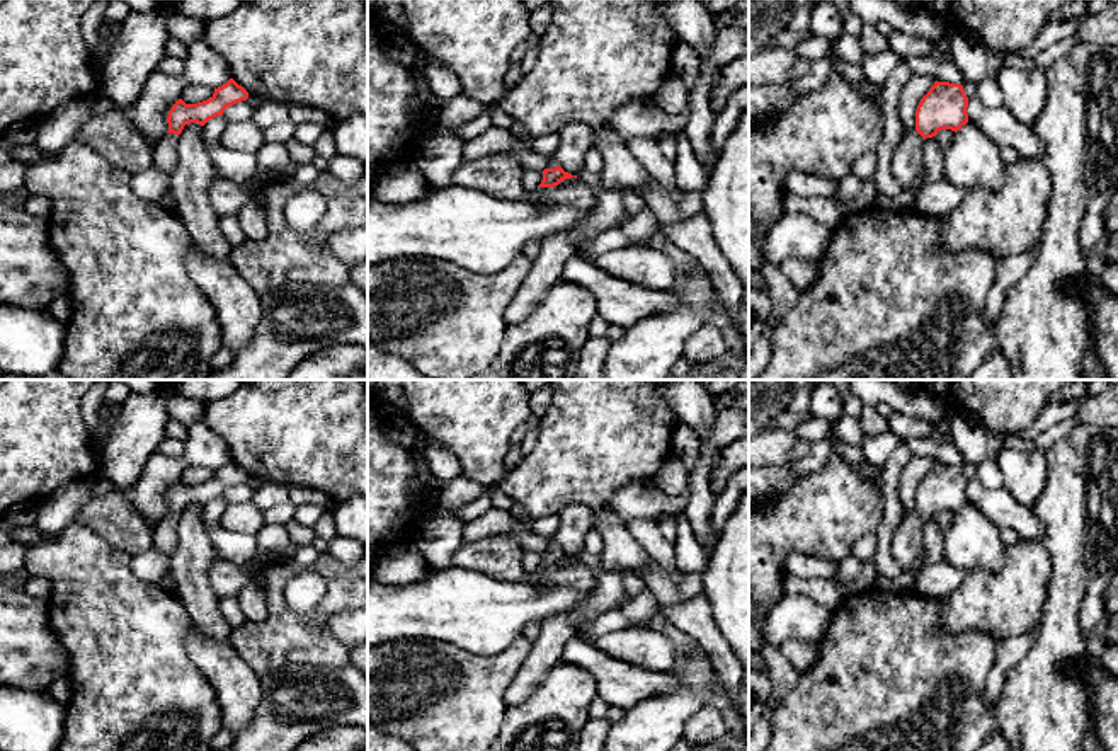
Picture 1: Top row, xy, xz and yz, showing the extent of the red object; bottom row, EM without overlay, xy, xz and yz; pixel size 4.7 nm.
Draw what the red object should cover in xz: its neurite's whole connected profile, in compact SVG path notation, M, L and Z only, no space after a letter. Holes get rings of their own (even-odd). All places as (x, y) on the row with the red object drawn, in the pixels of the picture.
M548 155L548 157L546 157L546 165L545 165L545 170L543 170L543 181L541 181L539 187L555 187L555 186L558 186L562 181L572 179L572 177L577 179L577 175L572 175L572 174L565 172L565 170L558 165L558 162L555 160L553 155Z

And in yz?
M934 82L921 99L916 111L916 129L904 135L902 143L893 153L890 174L904 189L922 170L924 140L936 136L941 129L958 131L968 123L968 97L963 85Z

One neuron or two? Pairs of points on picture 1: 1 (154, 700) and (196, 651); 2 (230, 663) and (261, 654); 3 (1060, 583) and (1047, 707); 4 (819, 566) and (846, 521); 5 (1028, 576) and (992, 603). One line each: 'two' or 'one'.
1: two
2: two
3: one
4: two
5: one

